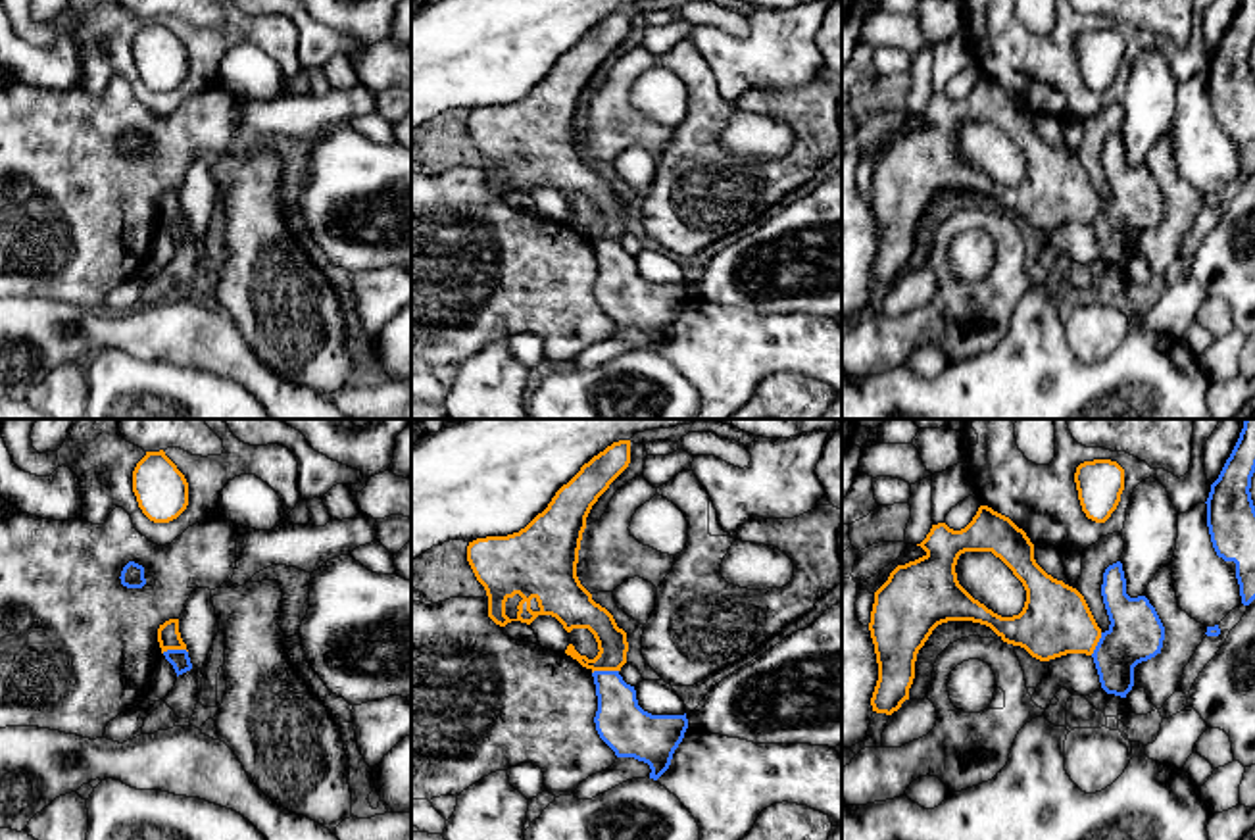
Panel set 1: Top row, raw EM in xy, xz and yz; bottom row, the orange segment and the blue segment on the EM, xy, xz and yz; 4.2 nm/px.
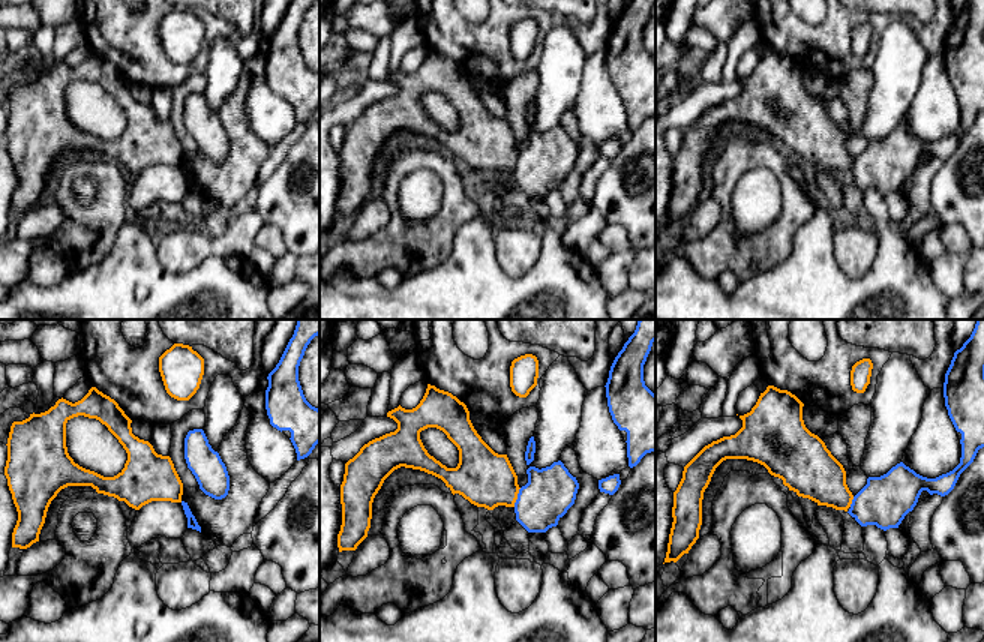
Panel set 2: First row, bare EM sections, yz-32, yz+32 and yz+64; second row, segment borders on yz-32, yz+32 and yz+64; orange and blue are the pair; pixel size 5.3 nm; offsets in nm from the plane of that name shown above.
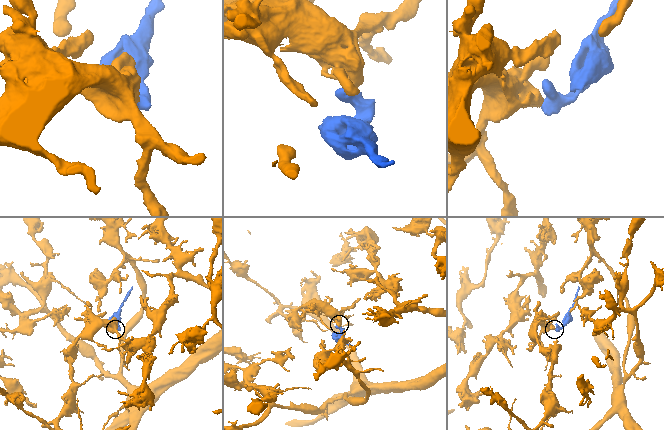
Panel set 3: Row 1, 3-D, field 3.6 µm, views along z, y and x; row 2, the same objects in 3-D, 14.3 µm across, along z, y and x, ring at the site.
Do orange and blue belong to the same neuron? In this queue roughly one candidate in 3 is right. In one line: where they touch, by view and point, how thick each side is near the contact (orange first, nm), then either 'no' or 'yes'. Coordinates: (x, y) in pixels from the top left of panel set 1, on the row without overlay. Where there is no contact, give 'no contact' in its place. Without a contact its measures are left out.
meets orange in xz at (604, 239); 130 nm thick on the orange side, 220 nm on the other; no

